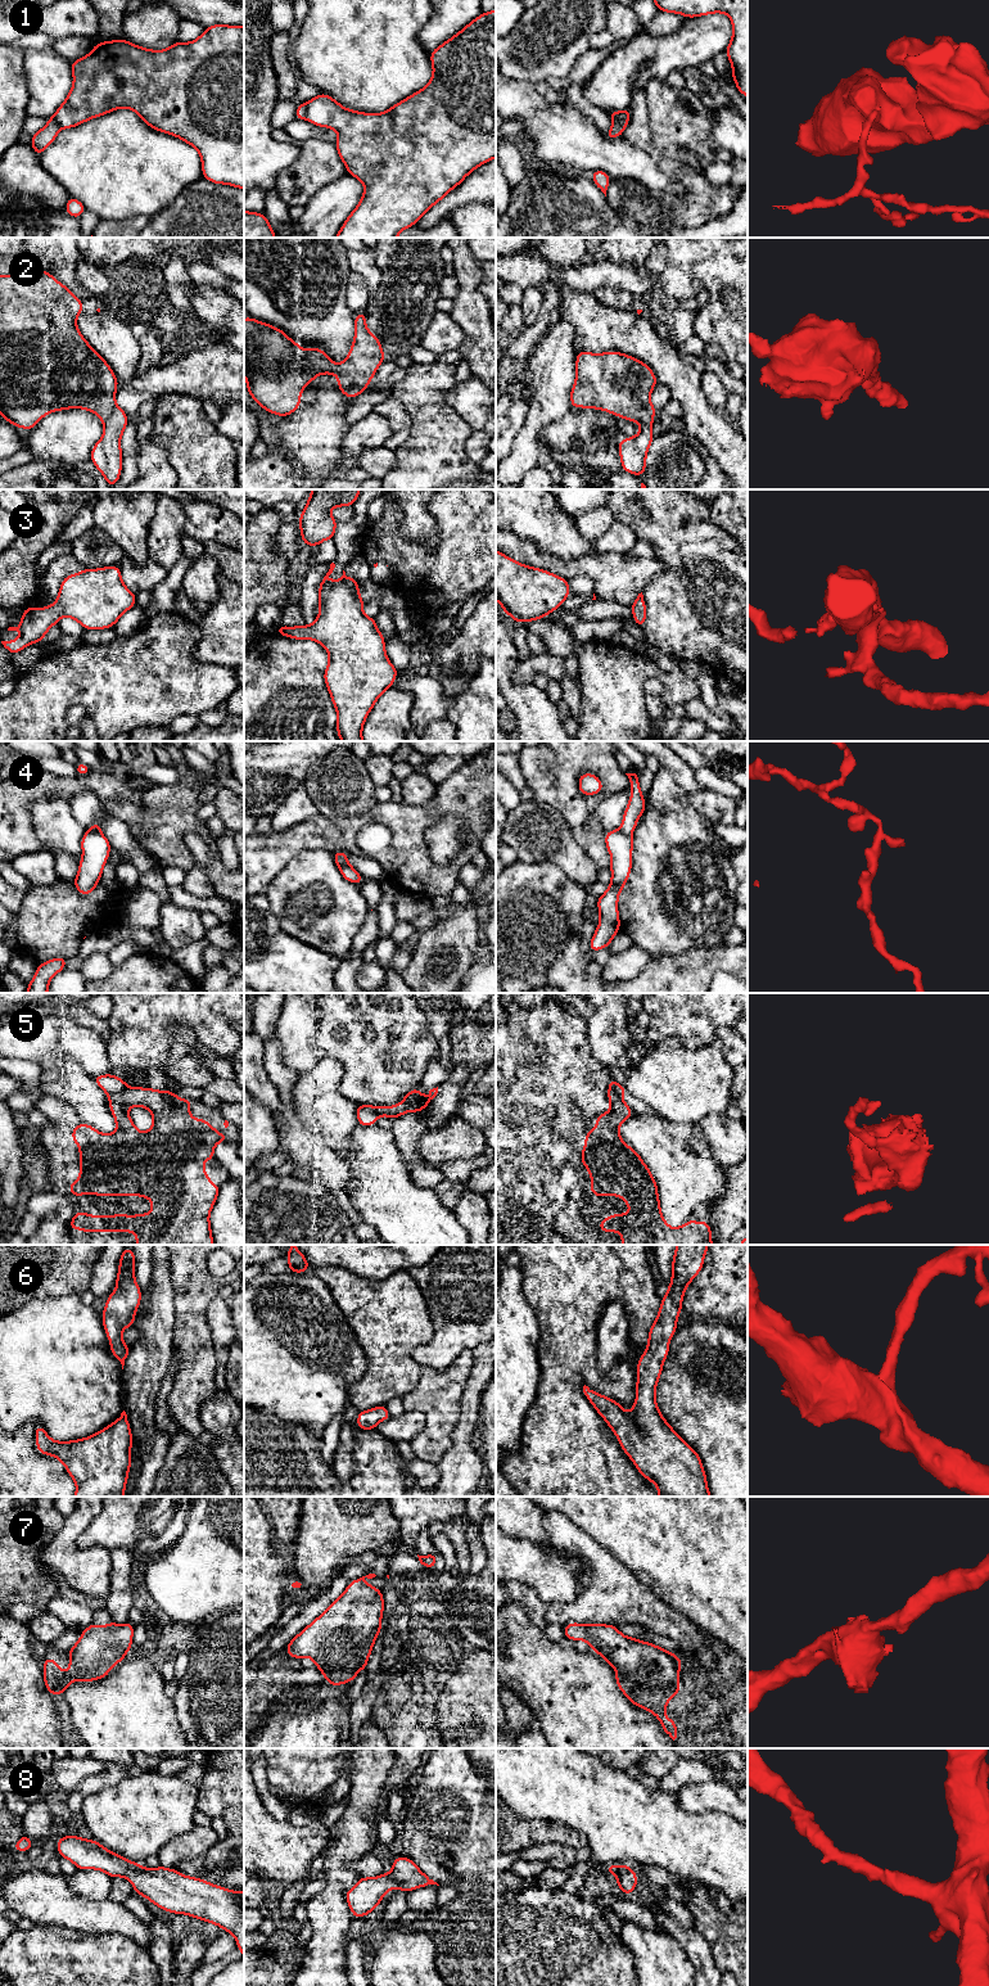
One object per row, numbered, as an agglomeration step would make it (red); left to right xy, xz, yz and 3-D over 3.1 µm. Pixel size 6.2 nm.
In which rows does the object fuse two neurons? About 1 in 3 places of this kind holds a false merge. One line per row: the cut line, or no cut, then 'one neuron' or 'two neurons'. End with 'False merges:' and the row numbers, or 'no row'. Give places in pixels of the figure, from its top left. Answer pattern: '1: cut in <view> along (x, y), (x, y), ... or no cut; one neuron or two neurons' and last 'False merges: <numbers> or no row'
1: cut in xz along (306, 103), (307, 117); two neurons
2: no cut; one neuron
3: no cut; one neuron
4: cut in xz along (351, 866), (339, 869); two neurons
5: cut in xy along (126, 1087), (109, 1096); two neurons
6: no cut; one neuron
7: no cut; one neuron
8: no cut; one neuron
False merges: 1, 4, 5

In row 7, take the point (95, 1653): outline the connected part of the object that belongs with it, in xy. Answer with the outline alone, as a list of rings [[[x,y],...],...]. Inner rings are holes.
[[[114,1621],[104,1626],[91,1622],[80,1640],[68,1649],[71,1671],[62,1671],[57,1660],[45,1657],[44,1683],[50,1694],[64,1694],[73,1680],[99,1680],[122,1661],[132,1647],[134,1625]]]

